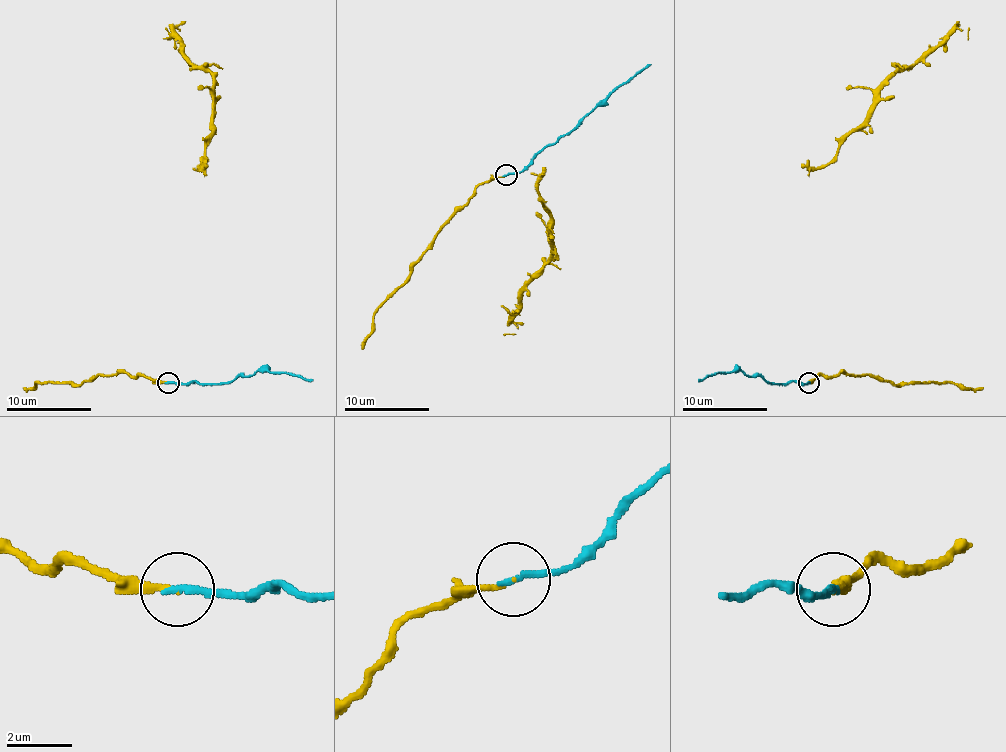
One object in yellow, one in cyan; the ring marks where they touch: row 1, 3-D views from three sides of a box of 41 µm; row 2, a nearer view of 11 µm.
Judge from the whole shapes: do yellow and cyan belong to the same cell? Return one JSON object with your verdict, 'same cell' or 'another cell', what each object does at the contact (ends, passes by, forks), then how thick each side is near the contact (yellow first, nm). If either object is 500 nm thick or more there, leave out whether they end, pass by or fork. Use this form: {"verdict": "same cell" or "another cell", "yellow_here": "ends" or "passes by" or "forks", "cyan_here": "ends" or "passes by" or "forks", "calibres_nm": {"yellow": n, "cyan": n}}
{"verdict": "same cell", "yellow_here": "ends", "cyan_here": "ends", "calibres_nm": {"yellow": 150, "cyan": 240}}

